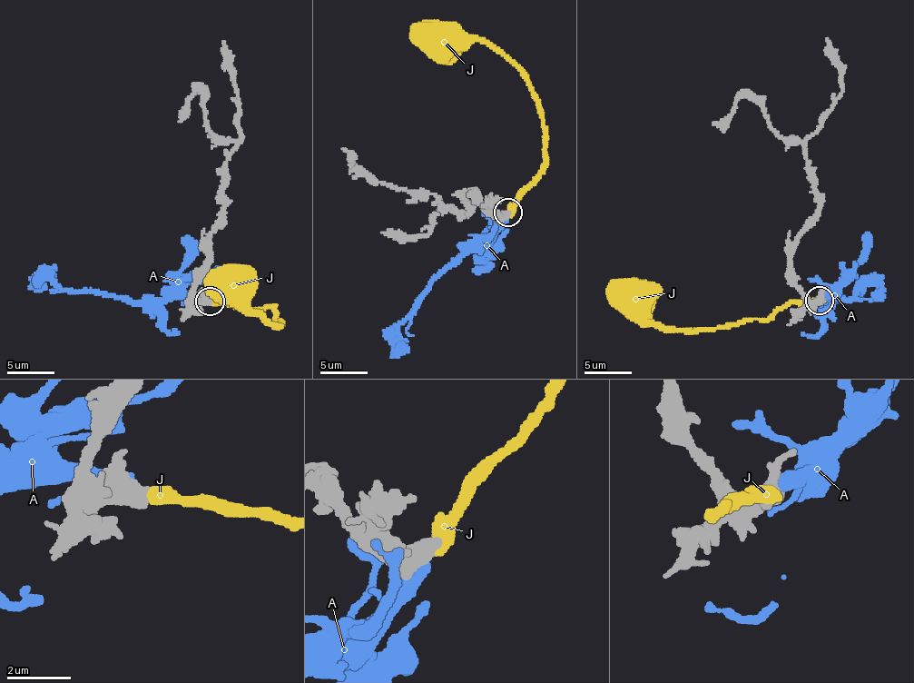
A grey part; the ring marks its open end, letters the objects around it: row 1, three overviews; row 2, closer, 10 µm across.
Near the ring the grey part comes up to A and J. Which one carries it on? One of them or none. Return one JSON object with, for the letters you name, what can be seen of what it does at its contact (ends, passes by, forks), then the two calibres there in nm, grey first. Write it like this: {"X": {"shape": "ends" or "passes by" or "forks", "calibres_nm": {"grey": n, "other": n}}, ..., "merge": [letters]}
{"J": {"shape": "ends", "calibres_nm": {"grey": 600, "other": 500}}, "merge": ["J"]}

